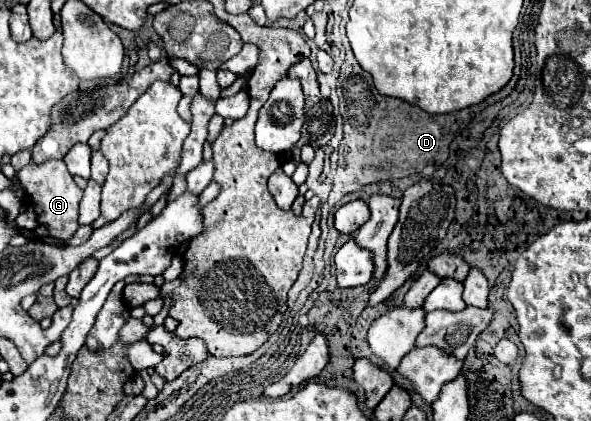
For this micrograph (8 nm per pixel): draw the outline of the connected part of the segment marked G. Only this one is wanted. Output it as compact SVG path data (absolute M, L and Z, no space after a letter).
M47 161L41 165L25 165L17 173L21 185L25 185L27 193L31 195L33 207L37 211L39 223L45 225L55 239L71 239L73 233L79 229L79 201L83 197L83 191L75 185L71 173L67 171L63 161Z

